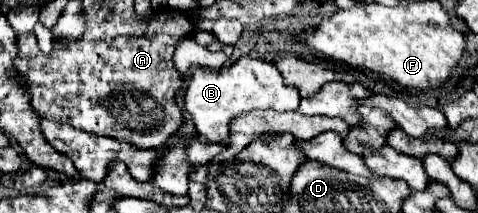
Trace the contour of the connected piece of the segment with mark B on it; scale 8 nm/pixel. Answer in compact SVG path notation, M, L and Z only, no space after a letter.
M242 56L230 68L222 68L220 72L196 68L184 94L184 104L194 120L200 138L208 142L226 144L230 138L230 122L238 114L250 110L278 110L278 112L298 110L300 94L294 86L284 84L284 78L274 64Z

